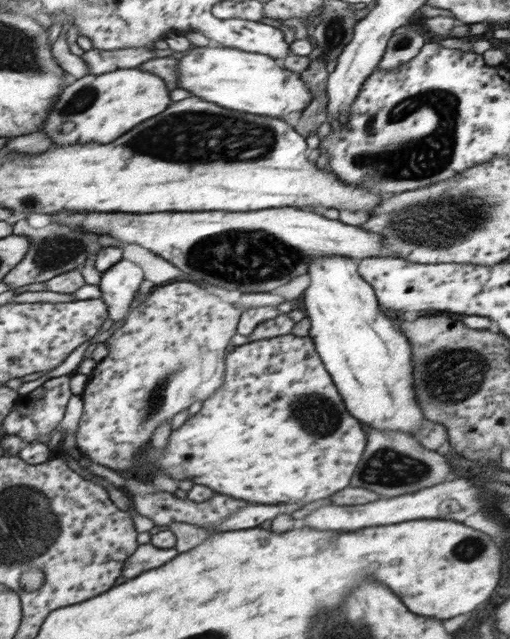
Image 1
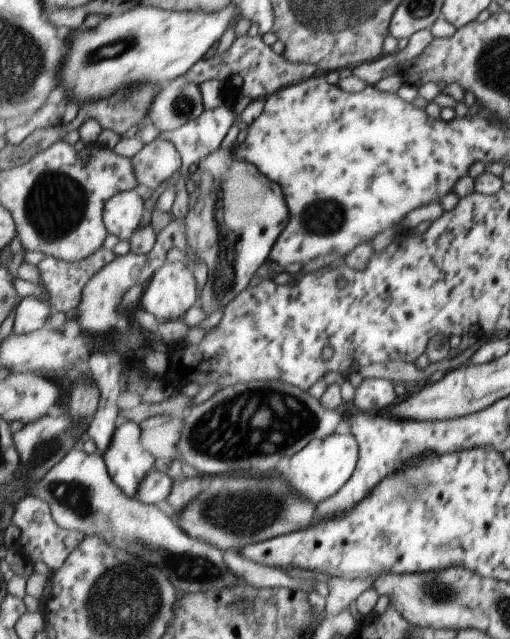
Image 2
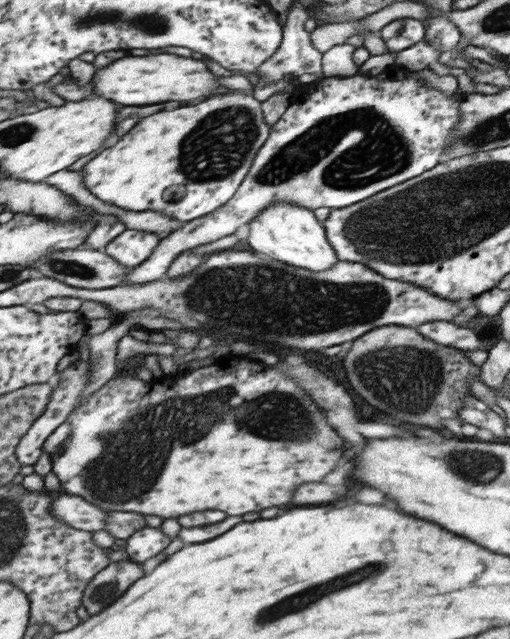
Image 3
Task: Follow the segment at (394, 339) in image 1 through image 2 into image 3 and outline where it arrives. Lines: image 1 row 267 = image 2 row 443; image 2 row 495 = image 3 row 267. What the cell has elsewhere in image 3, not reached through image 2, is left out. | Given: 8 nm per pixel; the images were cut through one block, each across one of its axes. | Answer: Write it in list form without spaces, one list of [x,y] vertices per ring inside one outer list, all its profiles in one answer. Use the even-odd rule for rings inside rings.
[[[292,202],[278,203],[251,222],[248,240],[252,242],[252,248],[276,260],[284,260],[286,264],[312,272],[330,270],[332,266],[337,265],[340,260],[334,251],[334,246],[330,245],[328,234],[324,232],[325,226],[316,220],[312,210],[291,204]]]

